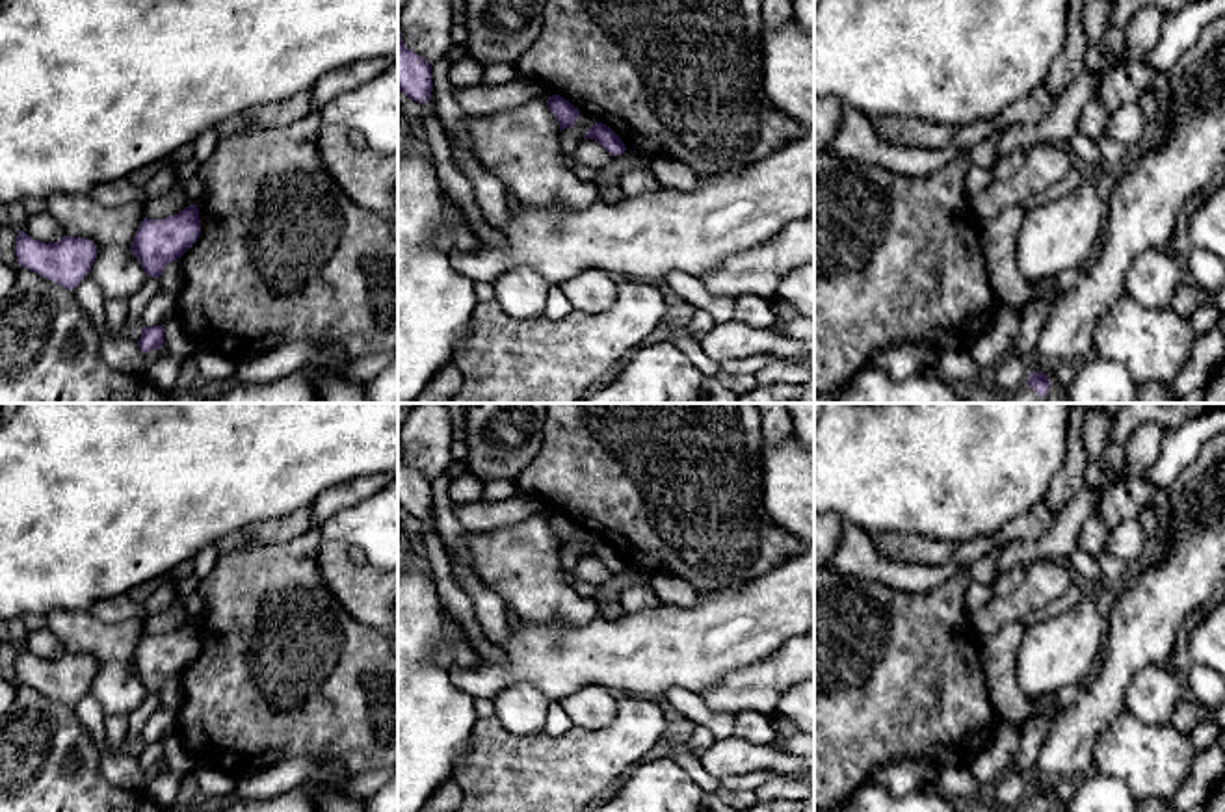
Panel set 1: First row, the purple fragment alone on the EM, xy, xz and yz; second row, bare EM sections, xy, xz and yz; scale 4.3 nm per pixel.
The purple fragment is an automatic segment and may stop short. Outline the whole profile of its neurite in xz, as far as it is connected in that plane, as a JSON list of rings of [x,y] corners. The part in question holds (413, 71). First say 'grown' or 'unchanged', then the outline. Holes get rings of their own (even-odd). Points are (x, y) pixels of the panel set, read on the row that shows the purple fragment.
unchanged; [[[398,28],[398,89],[418,104],[431,100],[431,65],[403,45]]]

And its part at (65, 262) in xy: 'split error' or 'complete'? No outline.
complete

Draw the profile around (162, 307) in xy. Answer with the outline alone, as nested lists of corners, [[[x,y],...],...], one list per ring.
[[[160,290],[143,310],[143,327],[164,325],[177,316],[177,301],[167,292]]]

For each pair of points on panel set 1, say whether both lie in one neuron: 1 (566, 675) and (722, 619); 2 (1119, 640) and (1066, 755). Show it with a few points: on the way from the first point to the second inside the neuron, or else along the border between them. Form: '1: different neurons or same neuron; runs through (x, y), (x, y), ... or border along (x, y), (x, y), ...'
1: same neuron; runs through (605, 654), (645, 654), (664, 647), (683, 647)
2: same neuron; runs through (1116, 667), (1103, 699), (1079, 727)

